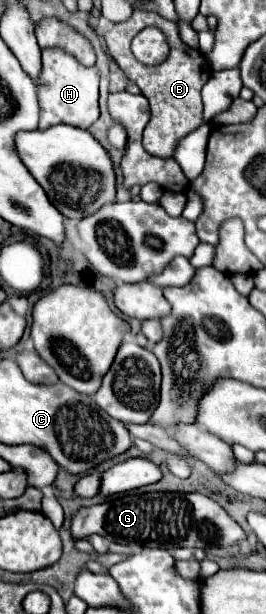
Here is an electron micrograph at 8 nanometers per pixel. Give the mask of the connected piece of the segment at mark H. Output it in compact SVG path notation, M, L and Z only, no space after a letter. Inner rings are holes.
M44 48L42 50L42 72L36 80L38 86L38 100L40 100L40 108L42 108L42 116L40 116L40 130L46 130L54 124L70 124L70 126L78 126L78 128L88 128L96 122L96 112L100 114L98 106L96 106L96 94L98 94L98 84L100 84L100 70L98 66L84 66L80 64L72 54L68 54L62 48Z

